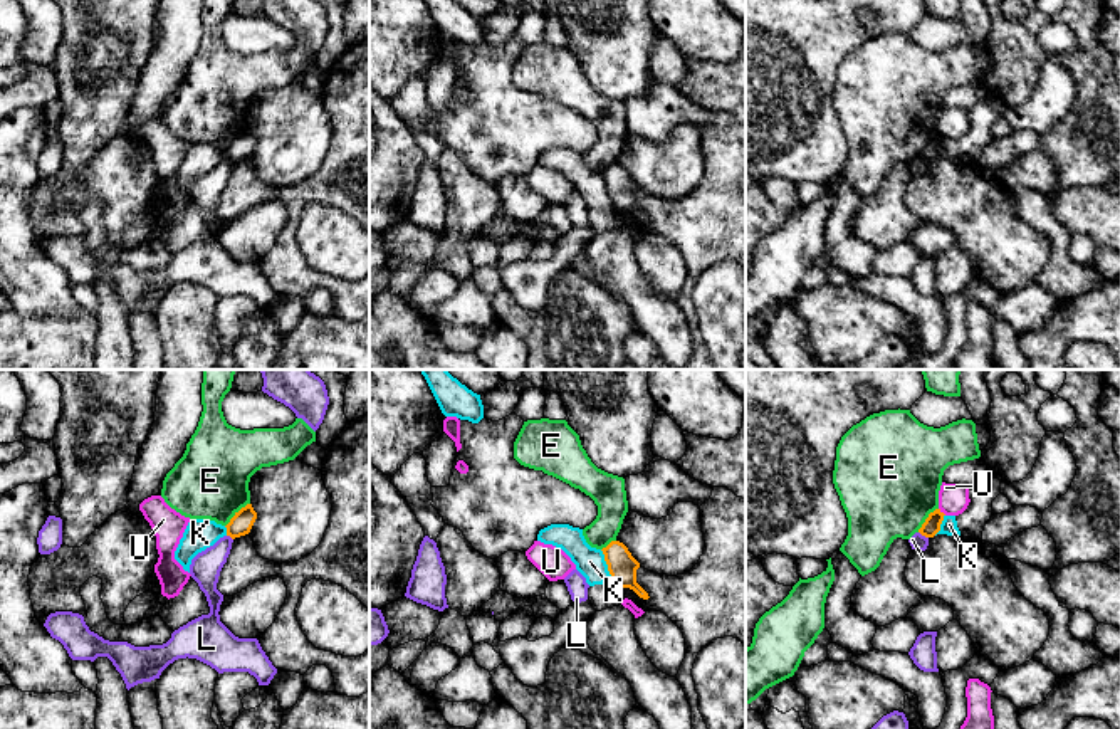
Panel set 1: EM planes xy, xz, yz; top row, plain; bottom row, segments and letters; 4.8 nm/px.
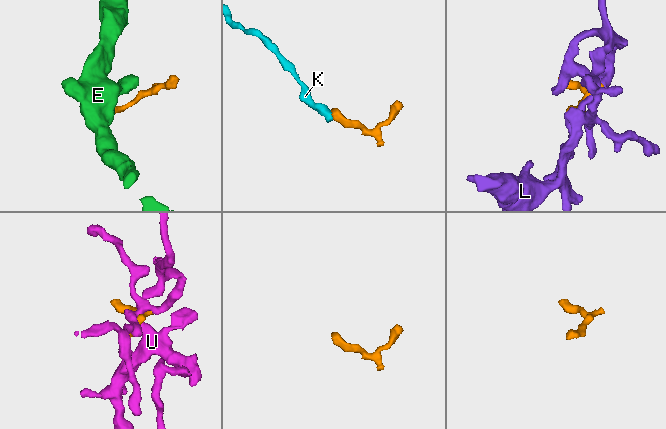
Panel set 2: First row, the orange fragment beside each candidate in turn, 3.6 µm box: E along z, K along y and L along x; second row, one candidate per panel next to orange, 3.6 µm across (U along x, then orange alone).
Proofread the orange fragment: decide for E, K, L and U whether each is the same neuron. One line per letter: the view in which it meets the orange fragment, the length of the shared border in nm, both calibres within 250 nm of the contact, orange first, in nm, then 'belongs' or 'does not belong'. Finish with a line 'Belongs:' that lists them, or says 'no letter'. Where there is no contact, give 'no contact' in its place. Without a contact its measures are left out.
E: xy | 170 nm | 110/360 nm | does not belong
K: xz | 160 nm | 140/140 nm | does not belong
L: yz | 60 nm | 80/80 nm | does not belong
U: yz | 50 nm | 80/140 nm | does not belong
Belongs: no letter

